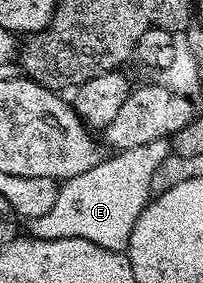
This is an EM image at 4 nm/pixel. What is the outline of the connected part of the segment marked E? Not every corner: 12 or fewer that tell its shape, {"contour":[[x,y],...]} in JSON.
{"contour":[[169,142],[103,158],[29,220],[36,239],[125,252]]}

